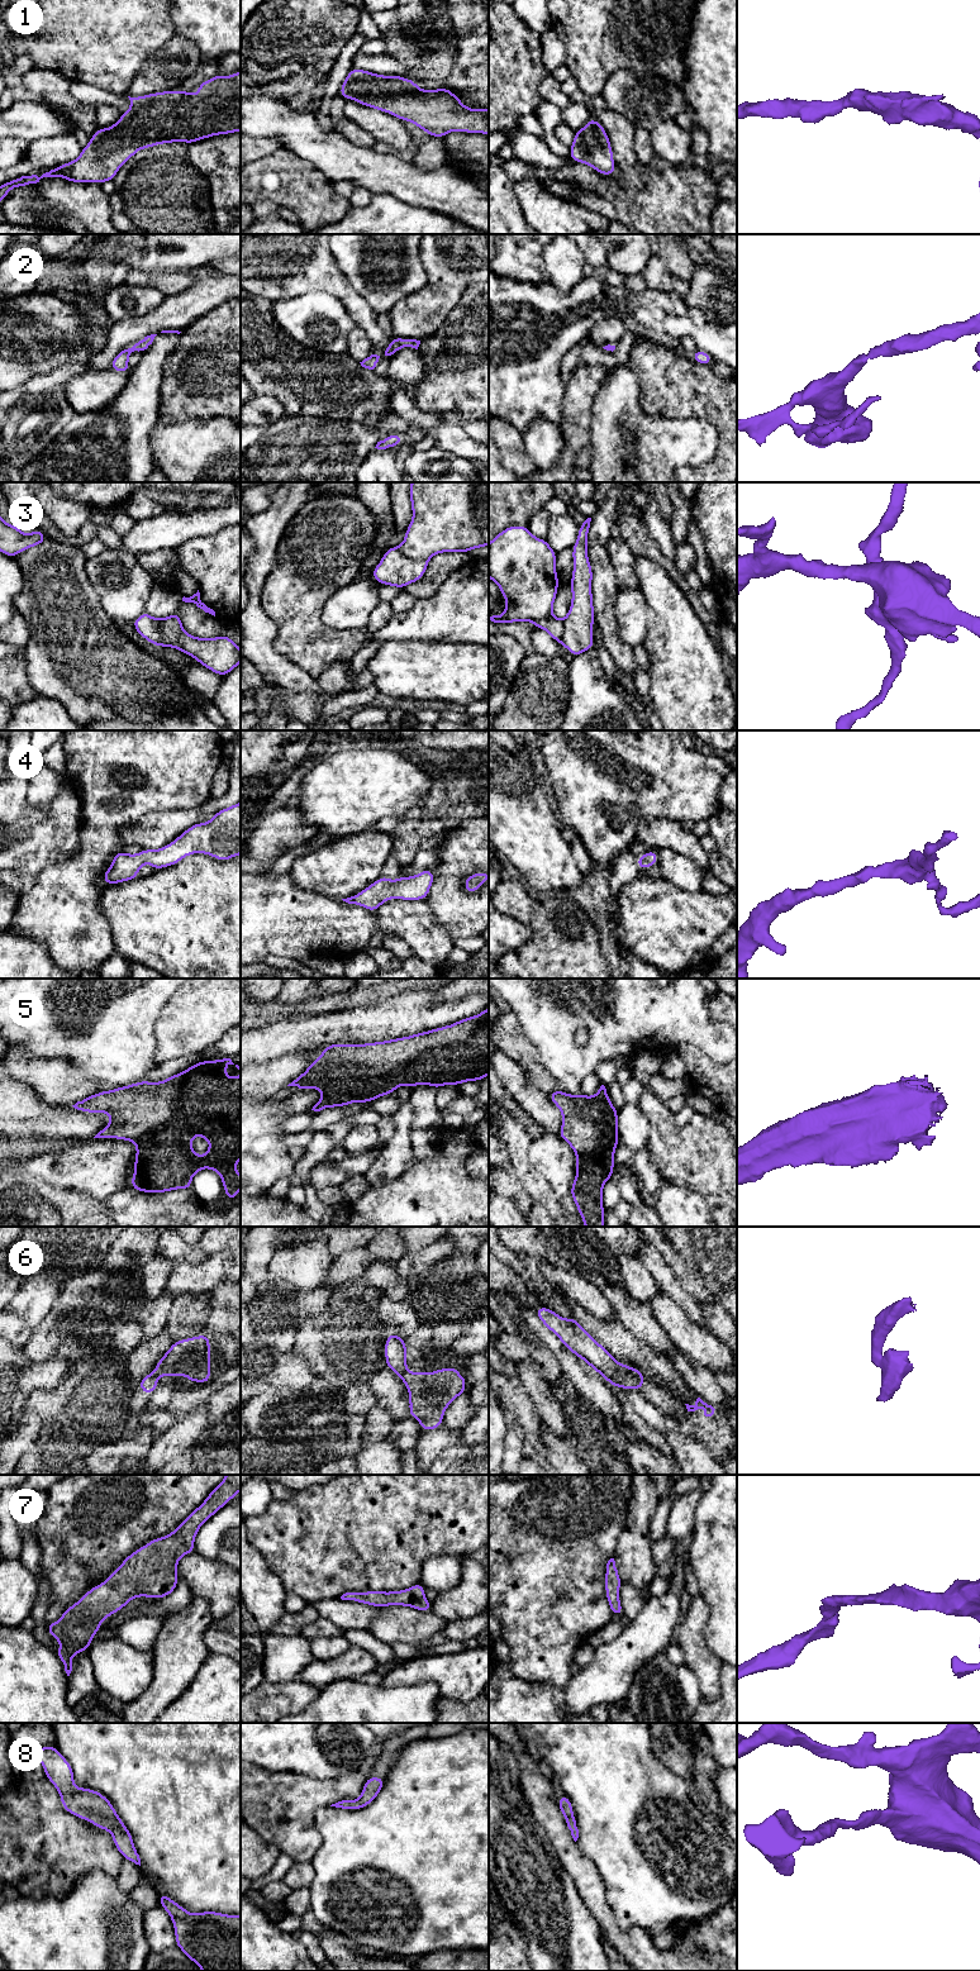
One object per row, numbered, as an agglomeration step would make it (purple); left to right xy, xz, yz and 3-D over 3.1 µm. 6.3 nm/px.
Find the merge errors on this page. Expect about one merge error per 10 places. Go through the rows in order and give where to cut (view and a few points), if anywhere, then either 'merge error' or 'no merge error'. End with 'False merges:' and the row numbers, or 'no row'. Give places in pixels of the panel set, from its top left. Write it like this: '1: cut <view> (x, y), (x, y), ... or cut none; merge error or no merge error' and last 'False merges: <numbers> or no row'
1: cut none; no merge error
2: cut none; no merge error
3: cut xz (398, 547), (412, 558), (424, 558), (427, 561); merge error
4: cut none; no merge error
5: cut none; no merge error
6: cut xz (405, 1369), (400, 1377); merge error
7: cut none; no merge error
8: cut none; no merge error
False merges: 3, 6

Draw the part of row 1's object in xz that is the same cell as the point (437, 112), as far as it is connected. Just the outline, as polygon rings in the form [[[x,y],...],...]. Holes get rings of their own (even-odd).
[[[352,68],[339,96],[411,122],[430,137],[443,138],[448,132],[489,134],[489,108],[470,109],[444,86],[422,90],[414,80]]]

